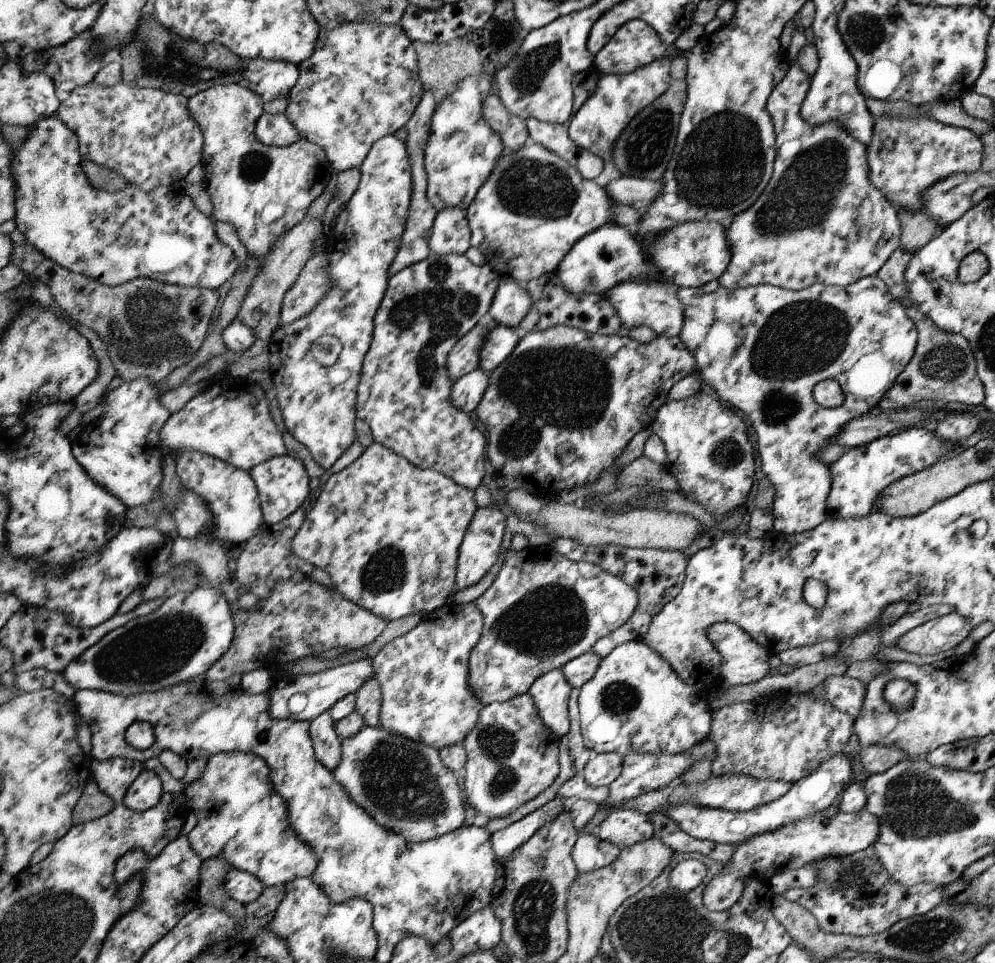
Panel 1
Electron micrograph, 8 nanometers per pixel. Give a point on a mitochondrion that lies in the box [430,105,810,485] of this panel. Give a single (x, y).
(741, 134)

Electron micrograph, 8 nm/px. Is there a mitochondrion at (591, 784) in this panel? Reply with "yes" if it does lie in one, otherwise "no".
no

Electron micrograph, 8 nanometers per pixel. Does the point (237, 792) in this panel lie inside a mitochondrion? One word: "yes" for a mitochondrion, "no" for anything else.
no

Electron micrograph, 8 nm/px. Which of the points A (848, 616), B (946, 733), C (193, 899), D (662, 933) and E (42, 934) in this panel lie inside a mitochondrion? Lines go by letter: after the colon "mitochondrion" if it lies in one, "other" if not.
A: mitochondrion
B: other
C: other
D: mitochondrion
E: mitochondrion

